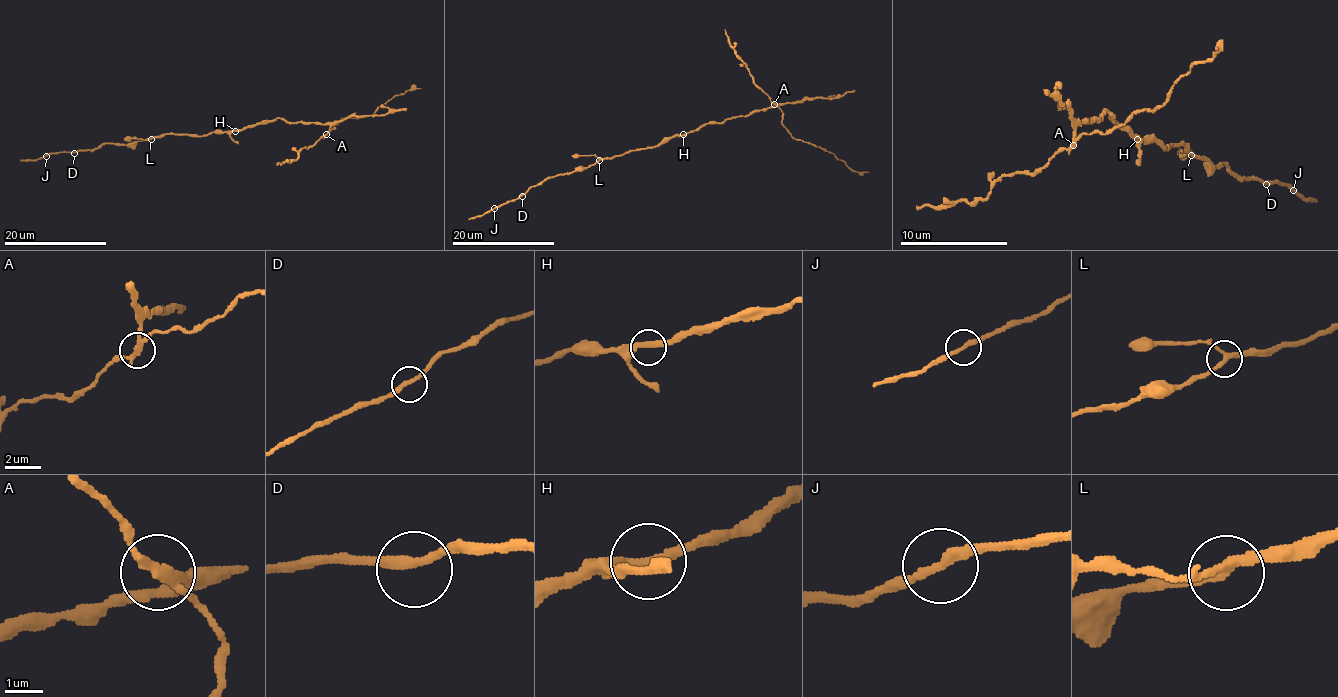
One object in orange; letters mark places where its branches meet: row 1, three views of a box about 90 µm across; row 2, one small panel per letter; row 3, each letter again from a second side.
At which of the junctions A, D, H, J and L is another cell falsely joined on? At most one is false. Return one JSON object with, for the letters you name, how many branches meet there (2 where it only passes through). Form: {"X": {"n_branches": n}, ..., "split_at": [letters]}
{"A": {"n_branches": 3}, "split_at": ["A"]}

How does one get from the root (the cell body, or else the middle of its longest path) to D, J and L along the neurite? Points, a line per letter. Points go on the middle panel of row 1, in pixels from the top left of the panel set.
D: (685, 135), (665, 137), (653, 147), (629, 149), (571, 173), (549, 176), (522, 196)
J: (685, 135), (665, 137), (653, 147), (629, 149), (571, 173), (549, 176), (517, 198), (494, 208)
L: (685, 135), (665, 137), (653, 147), (629, 149), (599, 160)

